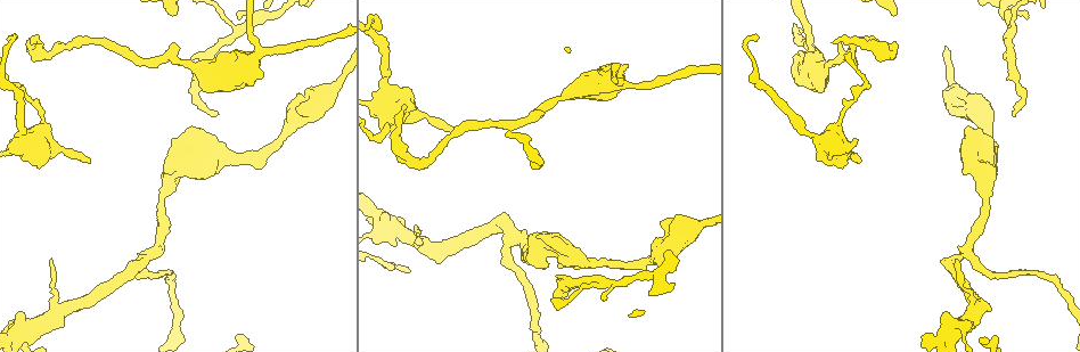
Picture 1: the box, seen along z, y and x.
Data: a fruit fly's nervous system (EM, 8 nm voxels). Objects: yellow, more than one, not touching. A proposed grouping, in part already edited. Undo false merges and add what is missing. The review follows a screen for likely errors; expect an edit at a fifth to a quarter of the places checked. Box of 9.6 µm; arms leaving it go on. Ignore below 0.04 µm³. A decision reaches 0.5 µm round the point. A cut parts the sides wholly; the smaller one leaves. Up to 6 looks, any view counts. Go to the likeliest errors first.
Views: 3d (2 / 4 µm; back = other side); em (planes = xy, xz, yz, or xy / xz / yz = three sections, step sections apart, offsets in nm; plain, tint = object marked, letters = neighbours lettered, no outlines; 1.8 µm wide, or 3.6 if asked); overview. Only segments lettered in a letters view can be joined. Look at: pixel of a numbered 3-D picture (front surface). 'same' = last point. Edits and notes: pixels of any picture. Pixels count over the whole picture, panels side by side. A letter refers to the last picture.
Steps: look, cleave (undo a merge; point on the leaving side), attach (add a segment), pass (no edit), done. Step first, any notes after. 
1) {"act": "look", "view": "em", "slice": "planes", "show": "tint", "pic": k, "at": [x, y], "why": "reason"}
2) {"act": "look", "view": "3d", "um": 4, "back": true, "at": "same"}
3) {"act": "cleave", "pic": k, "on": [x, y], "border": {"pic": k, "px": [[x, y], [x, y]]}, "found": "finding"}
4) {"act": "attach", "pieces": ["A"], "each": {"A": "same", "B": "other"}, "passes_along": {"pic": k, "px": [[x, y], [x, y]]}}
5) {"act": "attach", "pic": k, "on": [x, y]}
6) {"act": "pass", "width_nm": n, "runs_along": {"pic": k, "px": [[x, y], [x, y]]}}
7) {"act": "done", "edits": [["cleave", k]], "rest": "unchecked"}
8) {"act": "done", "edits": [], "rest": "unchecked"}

{"act": "look", "view": "3d", "um": 2, "pic": 1, "at": [37, 42], "why": "free end"}

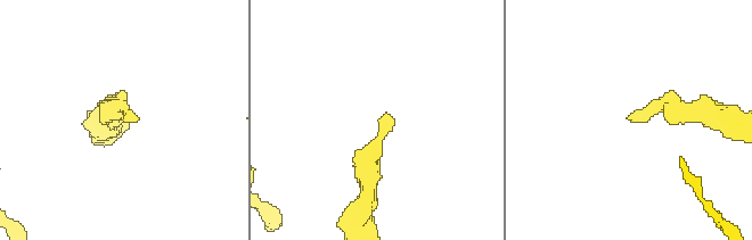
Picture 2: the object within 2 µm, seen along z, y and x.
{"act": "look", "view": "em", "slice": "planes", "show": "letters", "pic": 2, "at": [384, 115], "why": "need the tissue"}

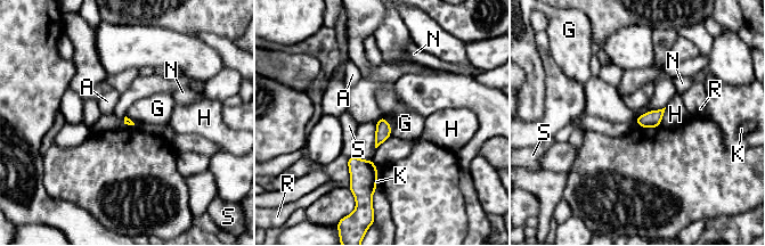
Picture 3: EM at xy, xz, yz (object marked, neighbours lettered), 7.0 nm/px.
{"act": "pass", "each": {"A": "other", "G": "other", "H": "other", "K": "other", "N": "other", "R": "other", "S": "other"}, "border": {"pic": 3, "px": [[665, 106], [648, 111], [635, 119]]}, "found": "none of them fits"}

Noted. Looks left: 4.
{"act": "look", "view": "3d", "um": 4, "pic": 1, "at": [396, 229], "why": "three arms meet"}

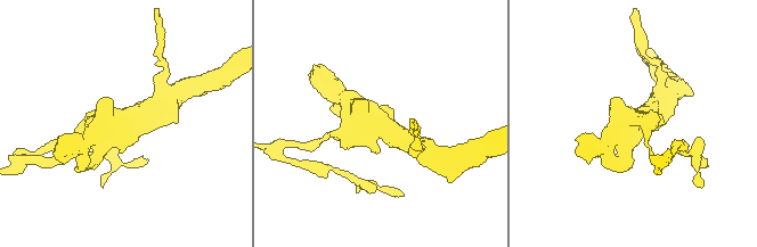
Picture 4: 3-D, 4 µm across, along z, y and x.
{"act": "look", "view": "em", "slice": "yz", "step": 16, "show": "letters", "pic": 4, "at": [121, 125]}

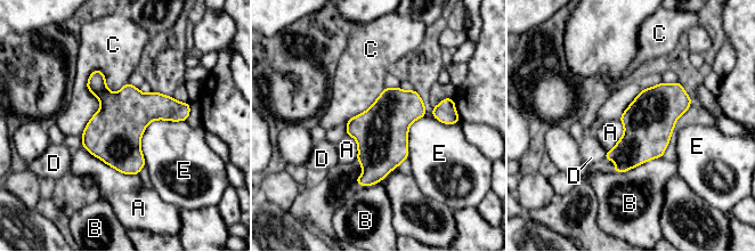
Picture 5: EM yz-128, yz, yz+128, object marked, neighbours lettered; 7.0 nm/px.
{"act": "look", "view": "em", "slice": "planes", "show": "letters", "at": "same", "why": "cut it another way"}

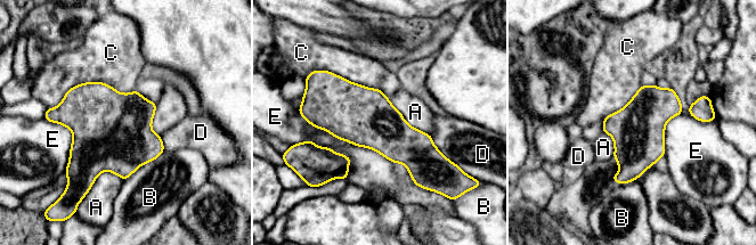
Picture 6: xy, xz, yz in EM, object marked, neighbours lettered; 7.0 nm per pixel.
{"act": "pass", "each": {"A": "other", "B": "other", "C": "other", "D": "other", "E": "other"}, "border": {"pic": 6, "px": [[135, 89], [81, 82], [48, 108]]}, "found": "one neuron here"}

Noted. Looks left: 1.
{"act": "done", "edits": [], "rest": "unchecked"}

